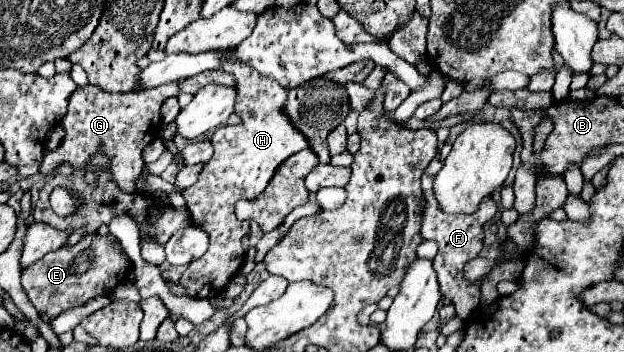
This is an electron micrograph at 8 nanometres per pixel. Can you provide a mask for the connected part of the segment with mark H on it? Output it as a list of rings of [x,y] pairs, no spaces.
[[[222,65],[224,71],[232,73],[238,85],[236,113],[242,117],[240,125],[222,125],[212,135],[214,155],[202,169],[198,181],[186,189],[182,195],[188,201],[188,211],[192,223],[210,235],[208,251],[190,263],[184,271],[180,283],[186,287],[188,297],[212,297],[226,287],[228,279],[238,271],[244,261],[242,237],[250,231],[250,223],[238,221],[234,215],[234,205],[240,199],[252,199],[262,189],[266,189],[276,167],[288,159],[292,153],[308,147],[308,139],[296,129],[292,119],[284,113],[284,103],[288,91],[268,77],[254,73],[248,65]]]

